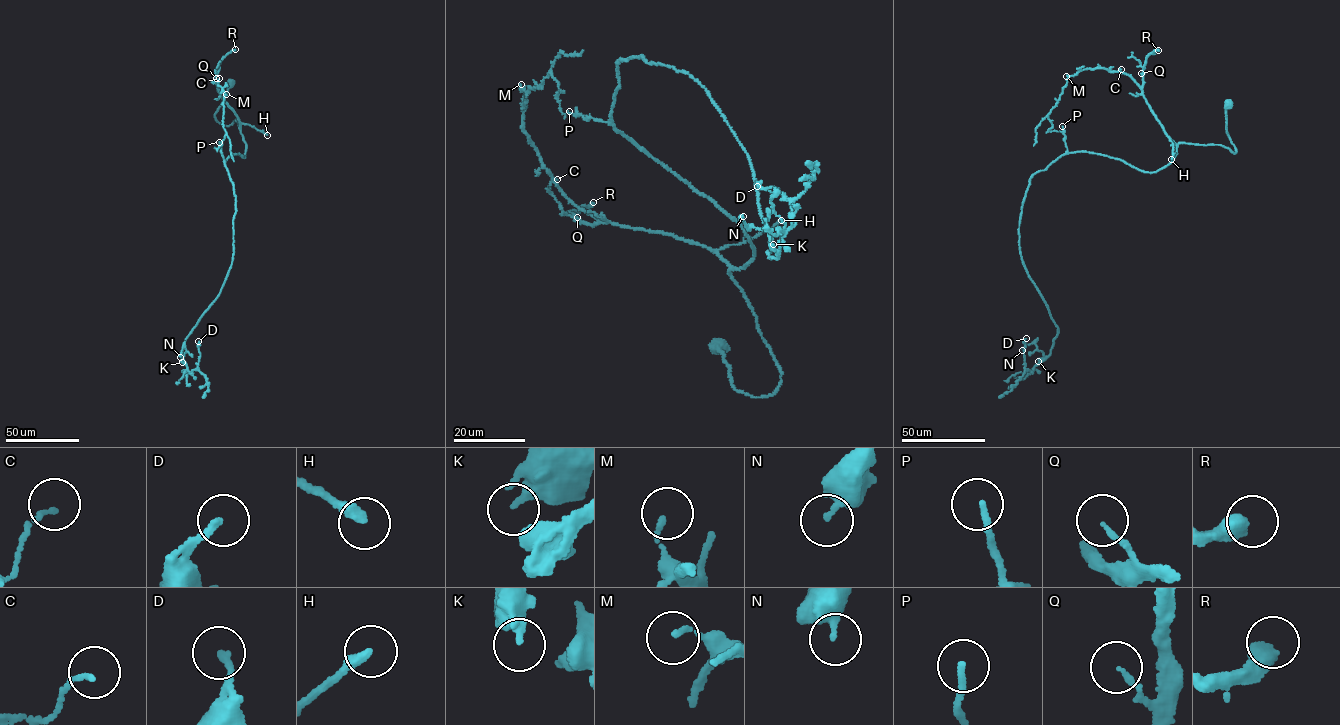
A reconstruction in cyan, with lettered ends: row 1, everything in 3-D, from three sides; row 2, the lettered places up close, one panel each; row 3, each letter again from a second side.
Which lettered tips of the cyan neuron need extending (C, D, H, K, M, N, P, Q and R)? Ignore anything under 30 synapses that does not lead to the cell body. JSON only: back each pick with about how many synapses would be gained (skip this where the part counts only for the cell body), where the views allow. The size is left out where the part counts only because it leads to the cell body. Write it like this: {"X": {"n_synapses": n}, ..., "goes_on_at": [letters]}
{"H": {"n_synapses": 60}, "R": {"n_synapses": 90}, "goes_on_at": ["H", "R"]}

